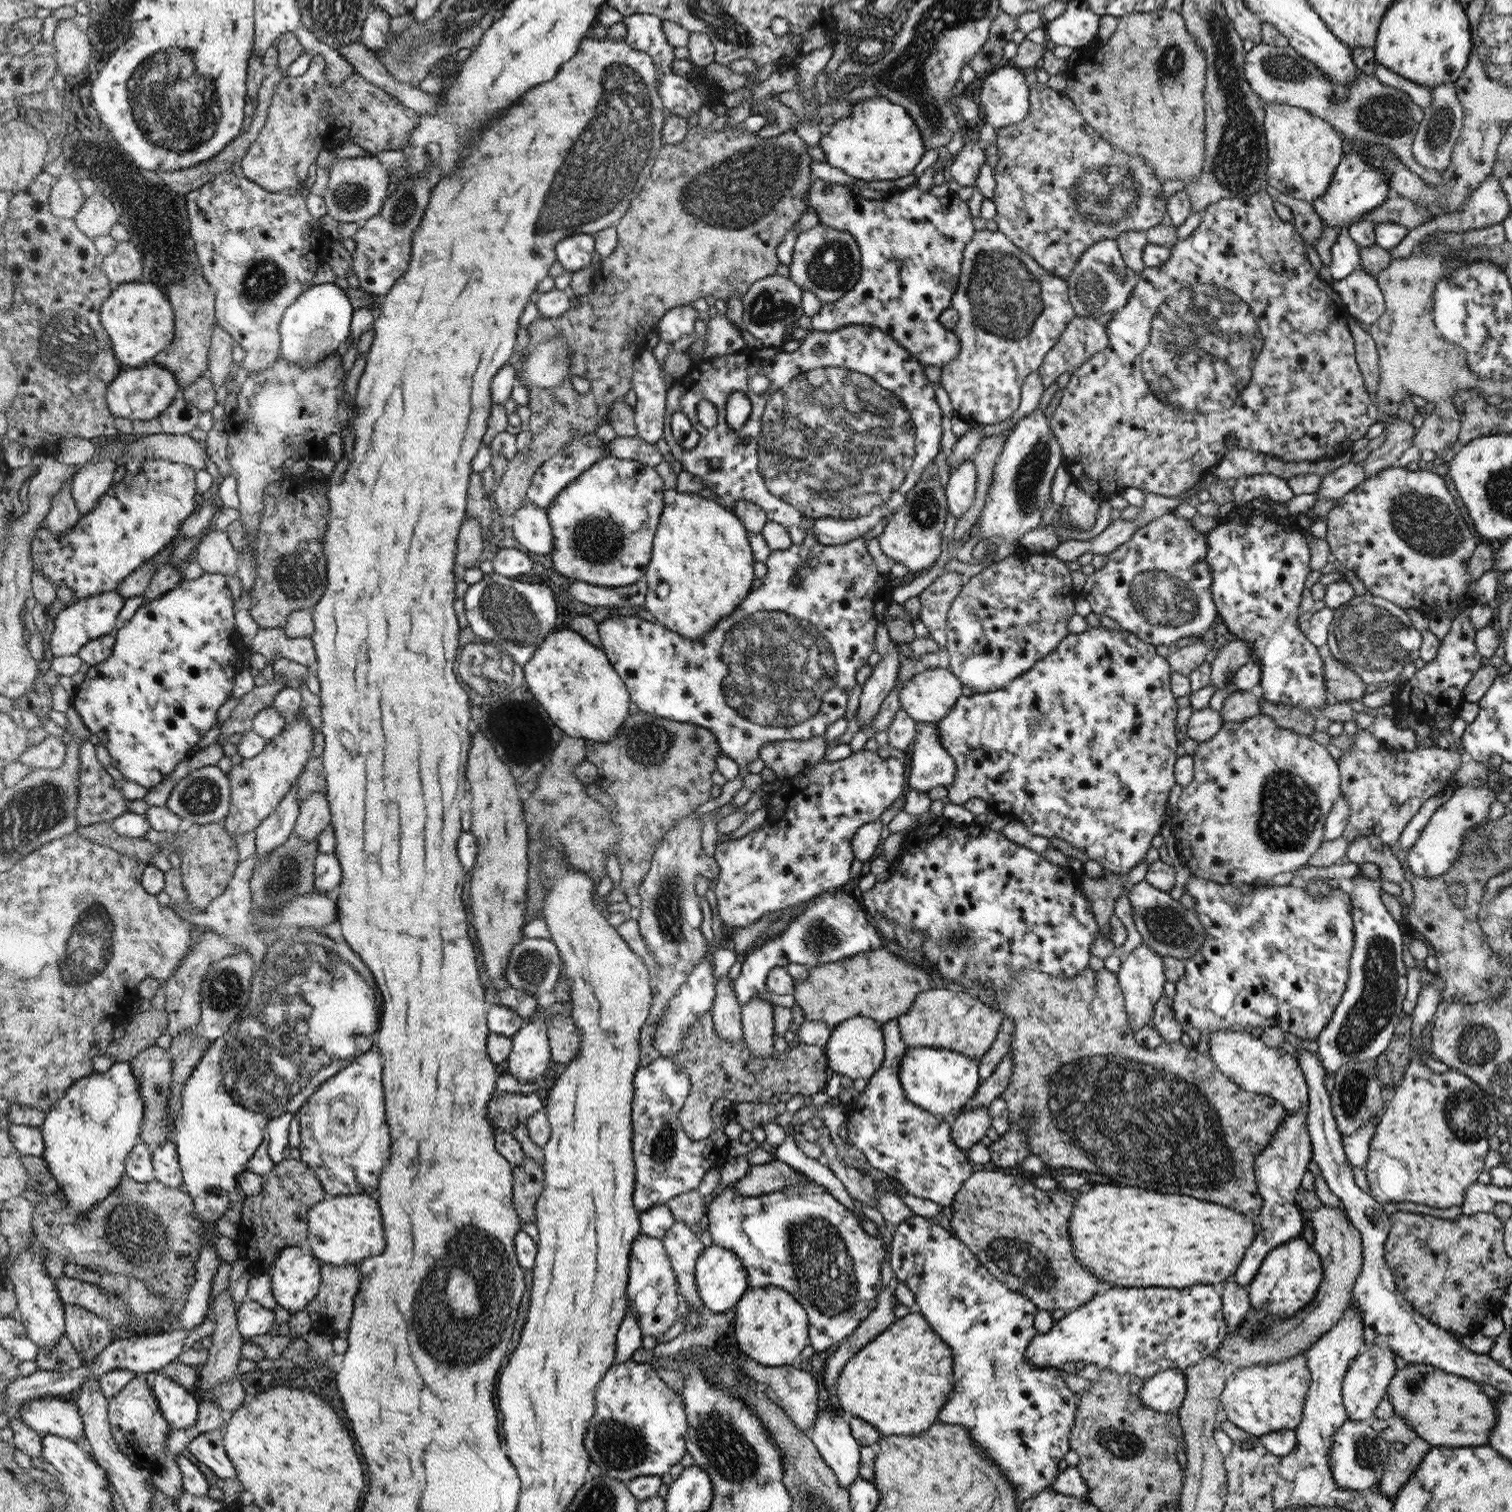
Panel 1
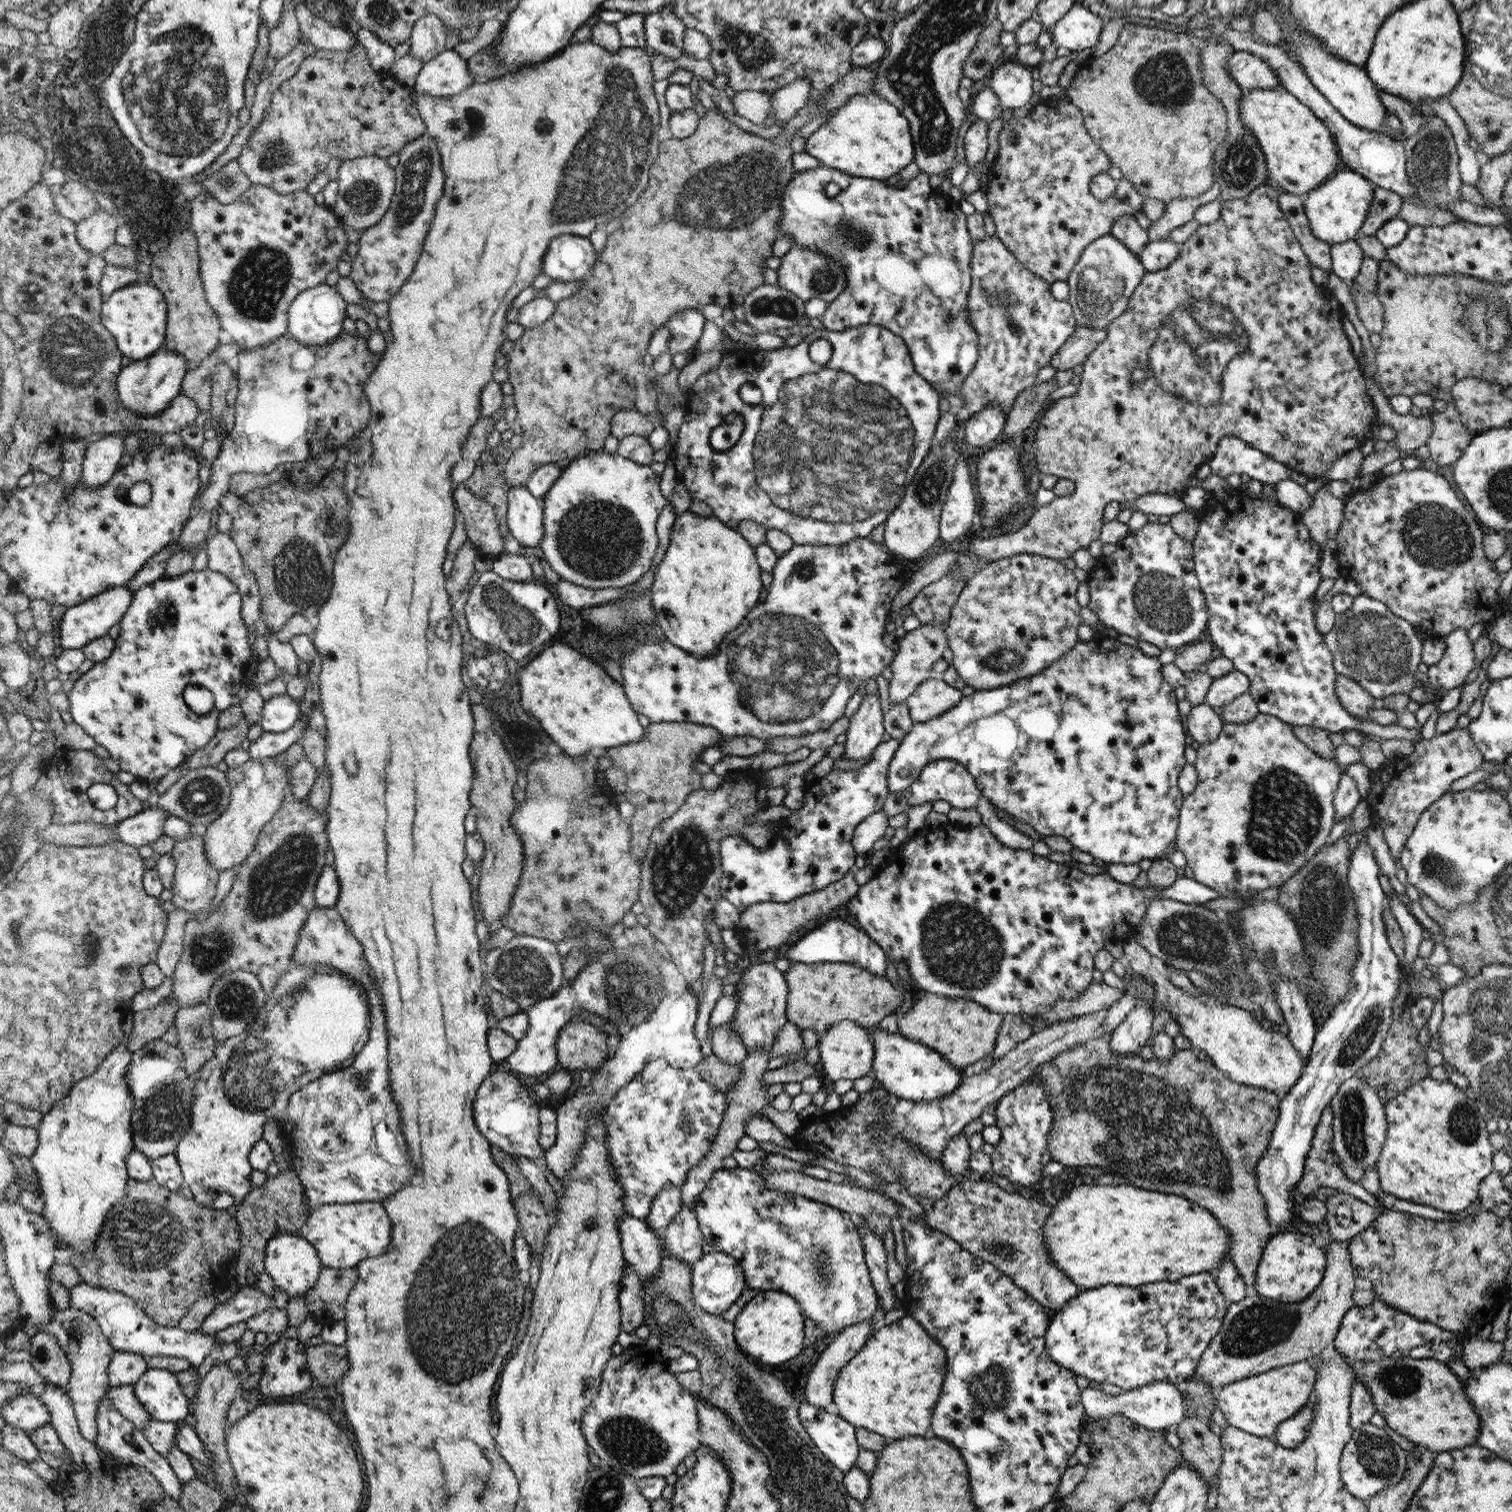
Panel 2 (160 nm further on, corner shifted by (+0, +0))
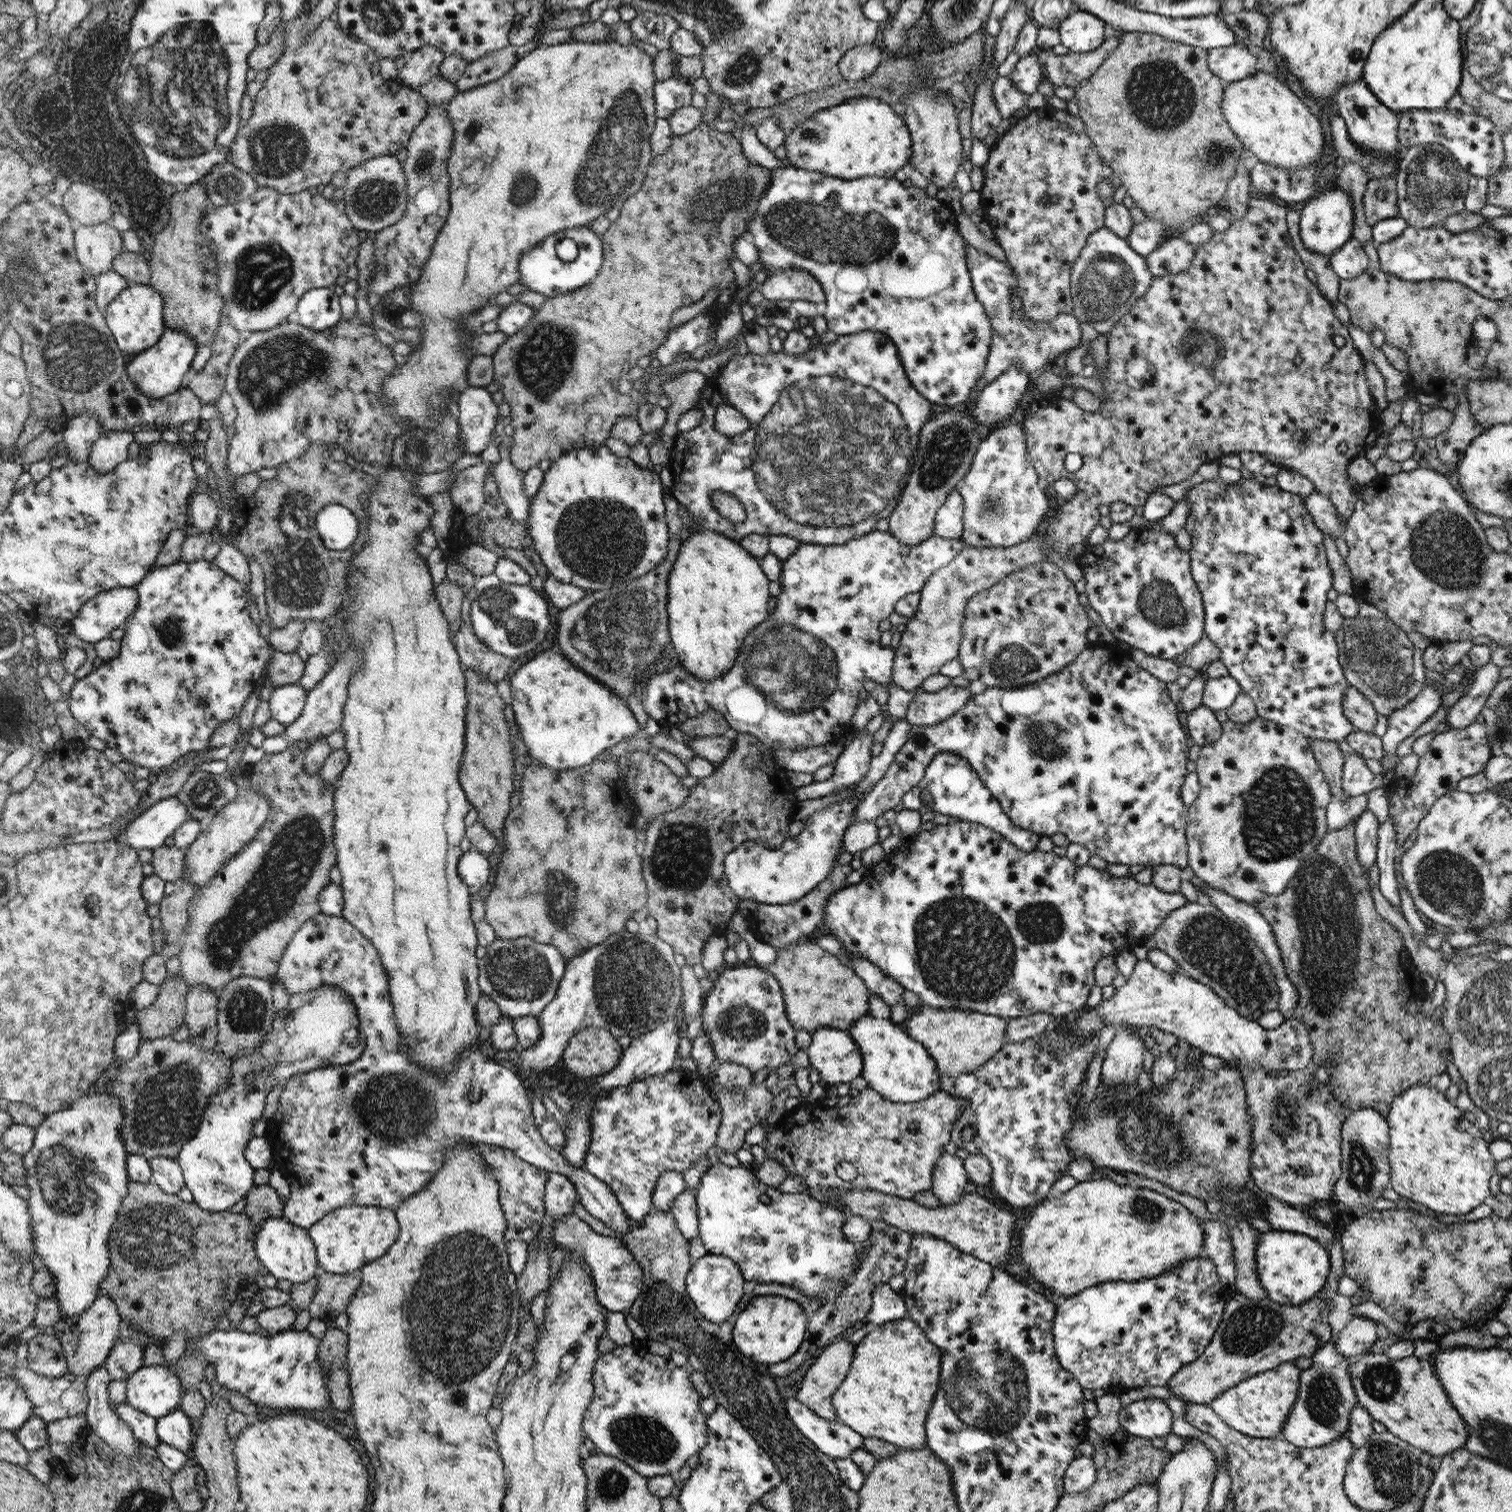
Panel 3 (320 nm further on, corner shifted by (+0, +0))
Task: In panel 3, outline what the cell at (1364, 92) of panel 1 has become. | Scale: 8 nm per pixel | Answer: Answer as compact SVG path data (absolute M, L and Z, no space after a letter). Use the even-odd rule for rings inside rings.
M1242 45L1214 48L1207 51L1207 56L1209 69L1220 81L1234 83L1254 74L1253 53Z

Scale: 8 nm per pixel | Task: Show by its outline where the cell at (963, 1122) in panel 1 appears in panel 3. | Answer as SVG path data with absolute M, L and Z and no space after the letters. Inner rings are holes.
M945 1152L936 1164L932 1183L932 1192L941 1202L940 1205L952 1205L958 1202L971 1187L963 1160Z

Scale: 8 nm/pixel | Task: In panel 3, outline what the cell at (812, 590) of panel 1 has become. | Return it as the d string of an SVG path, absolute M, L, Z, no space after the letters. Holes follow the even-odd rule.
M870 532L842 545L800 544L792 556L782 562L781 593L777 596L772 618L759 624L742 643L735 666L719 678L704 682L692 676L679 662L668 671L651 676L644 686L644 710L663 726L707 714L714 710L729 722L734 732L759 737L773 750L801 750L838 742L849 730L864 680L872 678L878 686L892 681L892 651L880 646L878 626L906 594L920 592L940 568L947 567L965 548L960 539L930 536L916 546L904 546L889 532Z

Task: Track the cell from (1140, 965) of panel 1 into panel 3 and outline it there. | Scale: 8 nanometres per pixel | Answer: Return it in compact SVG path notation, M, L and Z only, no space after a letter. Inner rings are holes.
M1118 1028L1114 1039L1106 1048L1101 1070L1101 1082L1107 1086L1125 1086L1137 1082L1142 1072L1144 1041L1130 1029Z

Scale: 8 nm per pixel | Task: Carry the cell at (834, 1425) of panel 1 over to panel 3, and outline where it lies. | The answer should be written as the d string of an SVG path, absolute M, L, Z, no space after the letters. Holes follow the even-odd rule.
M796 1398L784 1400L784 1406L787 1415L791 1417L791 1421L795 1427L799 1429L808 1440L811 1440L819 1449L820 1452L827 1453L827 1456L832 1460L840 1460L840 1458L851 1458L855 1450L863 1448L864 1437L846 1426L840 1420L826 1420L818 1416L813 1410L810 1410L805 1404L802 1404Z

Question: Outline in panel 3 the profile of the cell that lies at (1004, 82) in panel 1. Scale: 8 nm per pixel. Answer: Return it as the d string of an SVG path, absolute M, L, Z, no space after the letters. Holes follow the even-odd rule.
M1037 50L1031 52L1026 58L1020 59L1012 74L1008 76L1008 80L1025 96L1034 94L1046 79L1038 58Z

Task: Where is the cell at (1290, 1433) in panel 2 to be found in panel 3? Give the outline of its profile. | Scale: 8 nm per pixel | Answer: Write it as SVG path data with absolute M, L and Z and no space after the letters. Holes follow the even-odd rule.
M1330 1337L1311 1357L1312 1366L1301 1370L1298 1396L1280 1432L1280 1437L1298 1448L1326 1446L1345 1434L1357 1403L1348 1370L1351 1361L1337 1351L1335 1339Z

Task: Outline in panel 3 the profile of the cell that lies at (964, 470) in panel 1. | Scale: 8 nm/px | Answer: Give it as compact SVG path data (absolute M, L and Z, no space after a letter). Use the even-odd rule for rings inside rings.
M958 487L948 496L948 501L936 516L936 536L947 540L961 539L964 534L964 498Z

